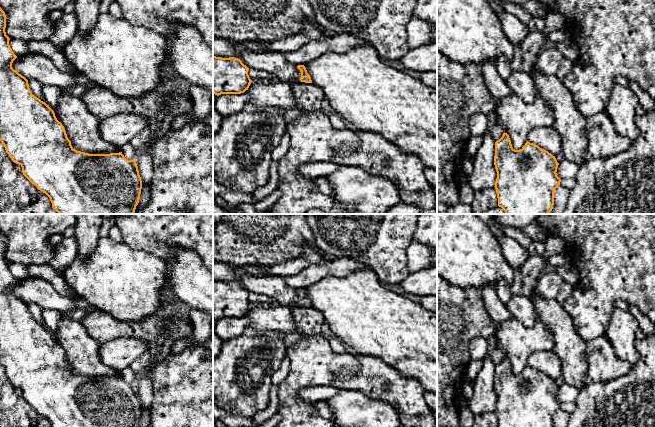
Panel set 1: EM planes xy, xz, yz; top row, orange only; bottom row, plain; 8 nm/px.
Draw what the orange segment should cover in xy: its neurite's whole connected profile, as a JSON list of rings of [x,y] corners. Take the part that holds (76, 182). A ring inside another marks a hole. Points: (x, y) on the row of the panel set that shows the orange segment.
[[[0,7],[0,141],[5,147],[6,153],[11,160],[22,167],[23,175],[34,184],[38,190],[45,193],[52,203],[52,208],[59,214],[134,214],[136,206],[139,203],[142,180],[139,175],[136,160],[128,160],[124,157],[122,152],[110,154],[89,154],[75,150],[71,141],[68,139],[64,126],[59,122],[55,116],[54,111],[39,98],[34,96],[30,91],[28,80],[12,68],[13,61],[17,56],[12,51],[9,40],[6,35],[6,15]]]

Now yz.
[[[504,132],[495,142],[494,165],[498,206],[505,214],[549,214],[552,211],[554,191],[561,182],[556,173],[559,163],[555,156],[528,141],[520,150],[515,150],[509,135]]]

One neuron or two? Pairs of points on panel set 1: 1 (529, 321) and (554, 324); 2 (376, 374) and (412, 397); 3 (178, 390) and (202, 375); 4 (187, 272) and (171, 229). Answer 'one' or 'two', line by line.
1: two
2: one
3: one
4: two

